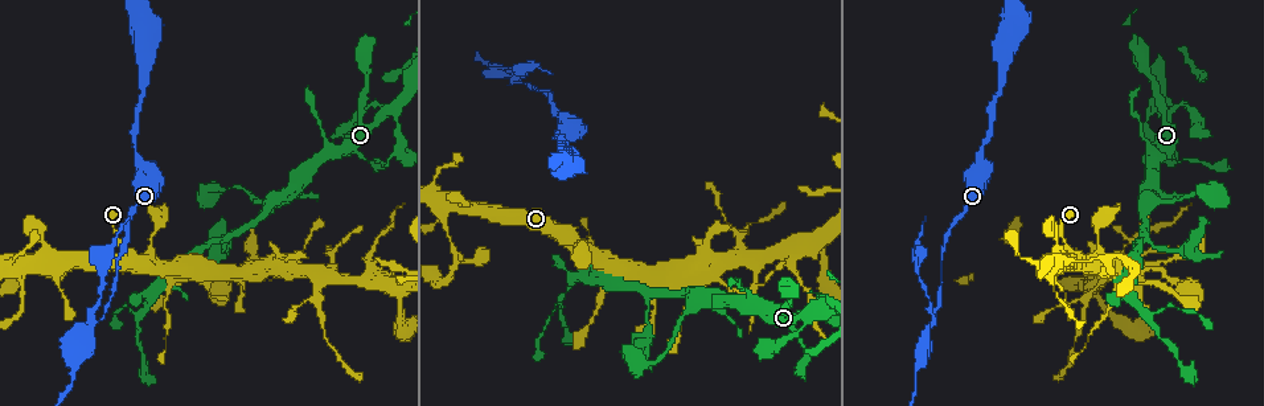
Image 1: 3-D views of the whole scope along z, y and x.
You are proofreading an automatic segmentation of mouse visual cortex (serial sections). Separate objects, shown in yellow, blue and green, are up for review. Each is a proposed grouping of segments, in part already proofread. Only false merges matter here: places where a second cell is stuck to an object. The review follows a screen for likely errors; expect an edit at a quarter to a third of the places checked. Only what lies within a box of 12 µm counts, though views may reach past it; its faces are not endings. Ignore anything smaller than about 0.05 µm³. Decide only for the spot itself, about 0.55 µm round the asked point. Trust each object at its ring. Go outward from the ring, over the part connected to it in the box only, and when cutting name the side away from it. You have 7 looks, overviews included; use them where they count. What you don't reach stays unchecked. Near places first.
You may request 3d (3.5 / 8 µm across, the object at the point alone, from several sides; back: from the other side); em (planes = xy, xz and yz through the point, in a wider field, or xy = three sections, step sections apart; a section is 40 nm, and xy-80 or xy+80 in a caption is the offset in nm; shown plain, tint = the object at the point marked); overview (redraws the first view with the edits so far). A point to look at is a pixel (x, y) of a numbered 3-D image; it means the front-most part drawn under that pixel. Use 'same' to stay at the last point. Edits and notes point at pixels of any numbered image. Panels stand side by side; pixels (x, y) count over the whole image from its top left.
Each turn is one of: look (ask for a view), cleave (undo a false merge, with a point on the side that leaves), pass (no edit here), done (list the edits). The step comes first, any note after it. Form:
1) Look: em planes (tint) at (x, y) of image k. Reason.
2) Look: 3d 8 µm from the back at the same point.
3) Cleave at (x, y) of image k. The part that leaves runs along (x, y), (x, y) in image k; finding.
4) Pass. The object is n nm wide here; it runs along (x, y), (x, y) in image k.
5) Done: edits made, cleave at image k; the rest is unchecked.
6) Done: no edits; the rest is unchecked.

Look: 3d 3.5 µm at (391, 111) of image 1. Four-way junction.

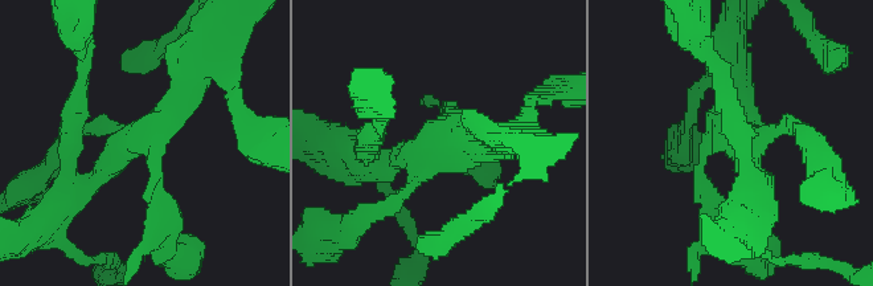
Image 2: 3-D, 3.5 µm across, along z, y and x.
Pass. It runs along (83, 187), (189, 94), (189, 65) in image 2; all the same cell.

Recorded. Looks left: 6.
Look: 3d 3.5 µm at (684, 282) of image 1.

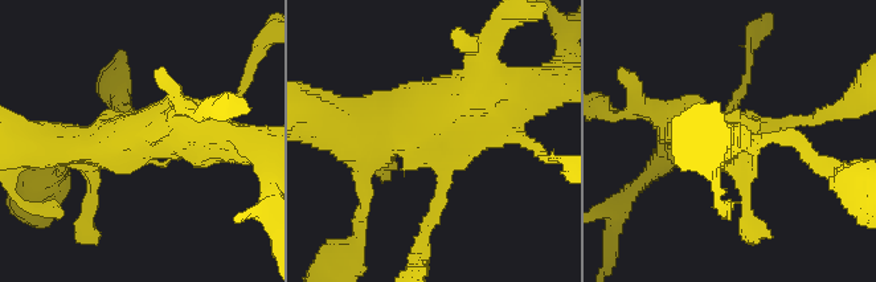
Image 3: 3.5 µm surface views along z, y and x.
Look: em planes (plain) at (428, 146) of image 3.

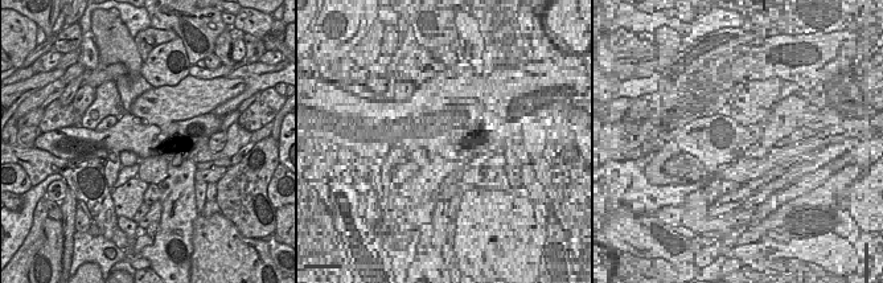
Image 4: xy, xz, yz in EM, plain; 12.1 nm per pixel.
Look: em planes (tint) at the same point. With the object marked.

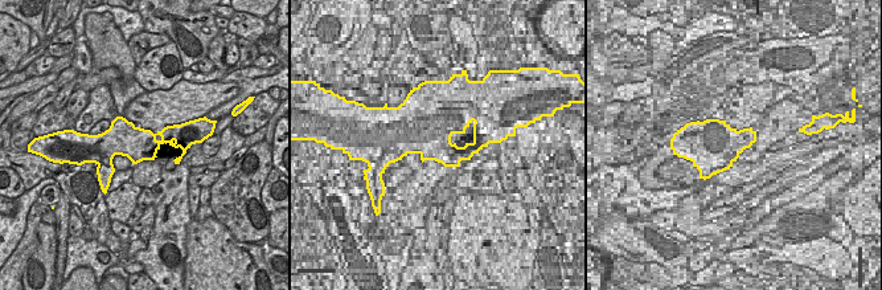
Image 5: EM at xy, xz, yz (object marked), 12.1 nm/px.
Pass. It runs along (327, 122), (498, 105) in image 3; all the same cell.

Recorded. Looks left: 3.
Look: 3d 3.5 µm from the back at (786, 249) of image 1. Three-way junction.

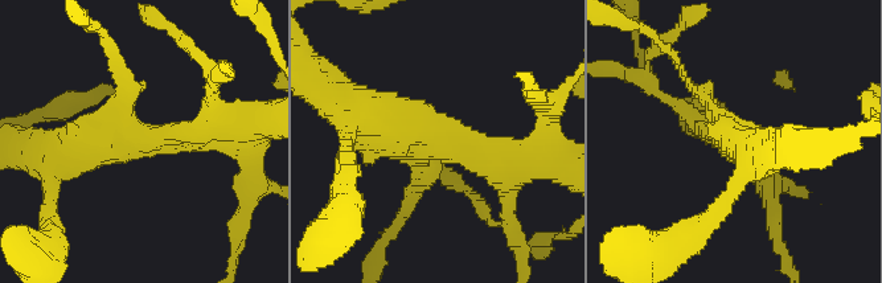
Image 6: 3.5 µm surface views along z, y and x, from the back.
Look: em xy step 2 (tint) at (432, 142) of image 6. 3 arms meet here; the arms are 150, 300, 500 nm wide; need the tissue.

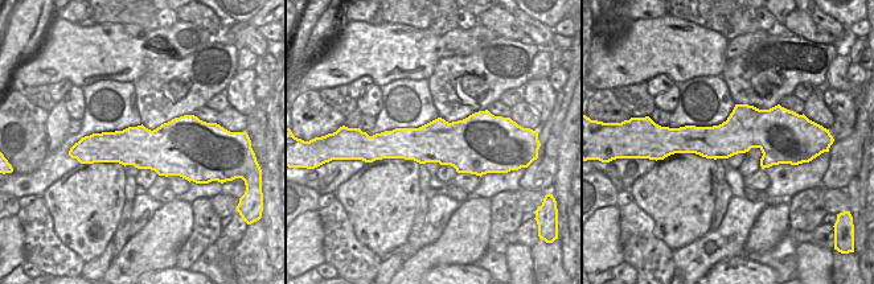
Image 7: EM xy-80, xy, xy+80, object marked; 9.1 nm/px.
Pass. It runs along (673, 136), (771, 138), (787, 144) in image 7; all the same cell.

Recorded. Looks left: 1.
Done: no edits; the rest is unchecked.

